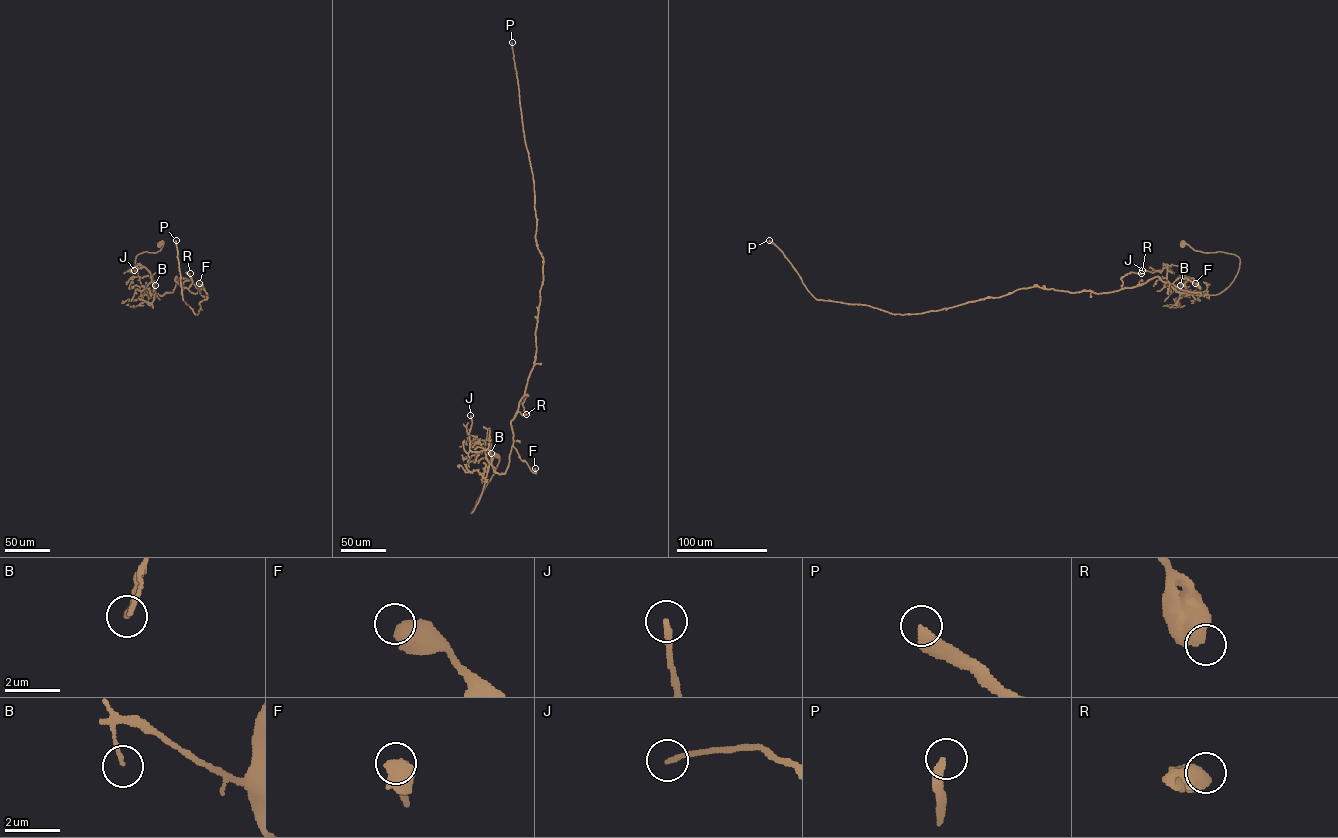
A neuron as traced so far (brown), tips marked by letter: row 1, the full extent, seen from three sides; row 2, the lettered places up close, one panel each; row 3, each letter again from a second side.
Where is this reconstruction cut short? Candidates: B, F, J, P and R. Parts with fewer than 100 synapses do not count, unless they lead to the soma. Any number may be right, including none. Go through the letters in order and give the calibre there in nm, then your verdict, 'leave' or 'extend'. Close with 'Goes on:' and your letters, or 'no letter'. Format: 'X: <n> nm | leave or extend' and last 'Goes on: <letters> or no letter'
B: 110 nm | leave
F: 650 nm | leave
J: 170 nm | leave
P: 360 nm | extend
R: 600 nm | leave
Goes on: P

